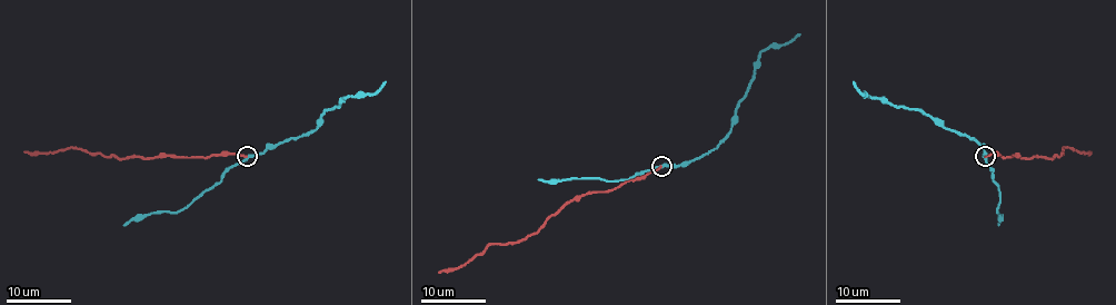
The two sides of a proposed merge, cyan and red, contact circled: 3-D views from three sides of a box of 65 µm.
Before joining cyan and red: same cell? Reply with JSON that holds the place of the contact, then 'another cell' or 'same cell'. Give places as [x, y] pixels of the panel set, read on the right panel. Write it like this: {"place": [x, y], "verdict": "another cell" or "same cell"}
{"place": [985, 156], "verdict": "another cell"}

